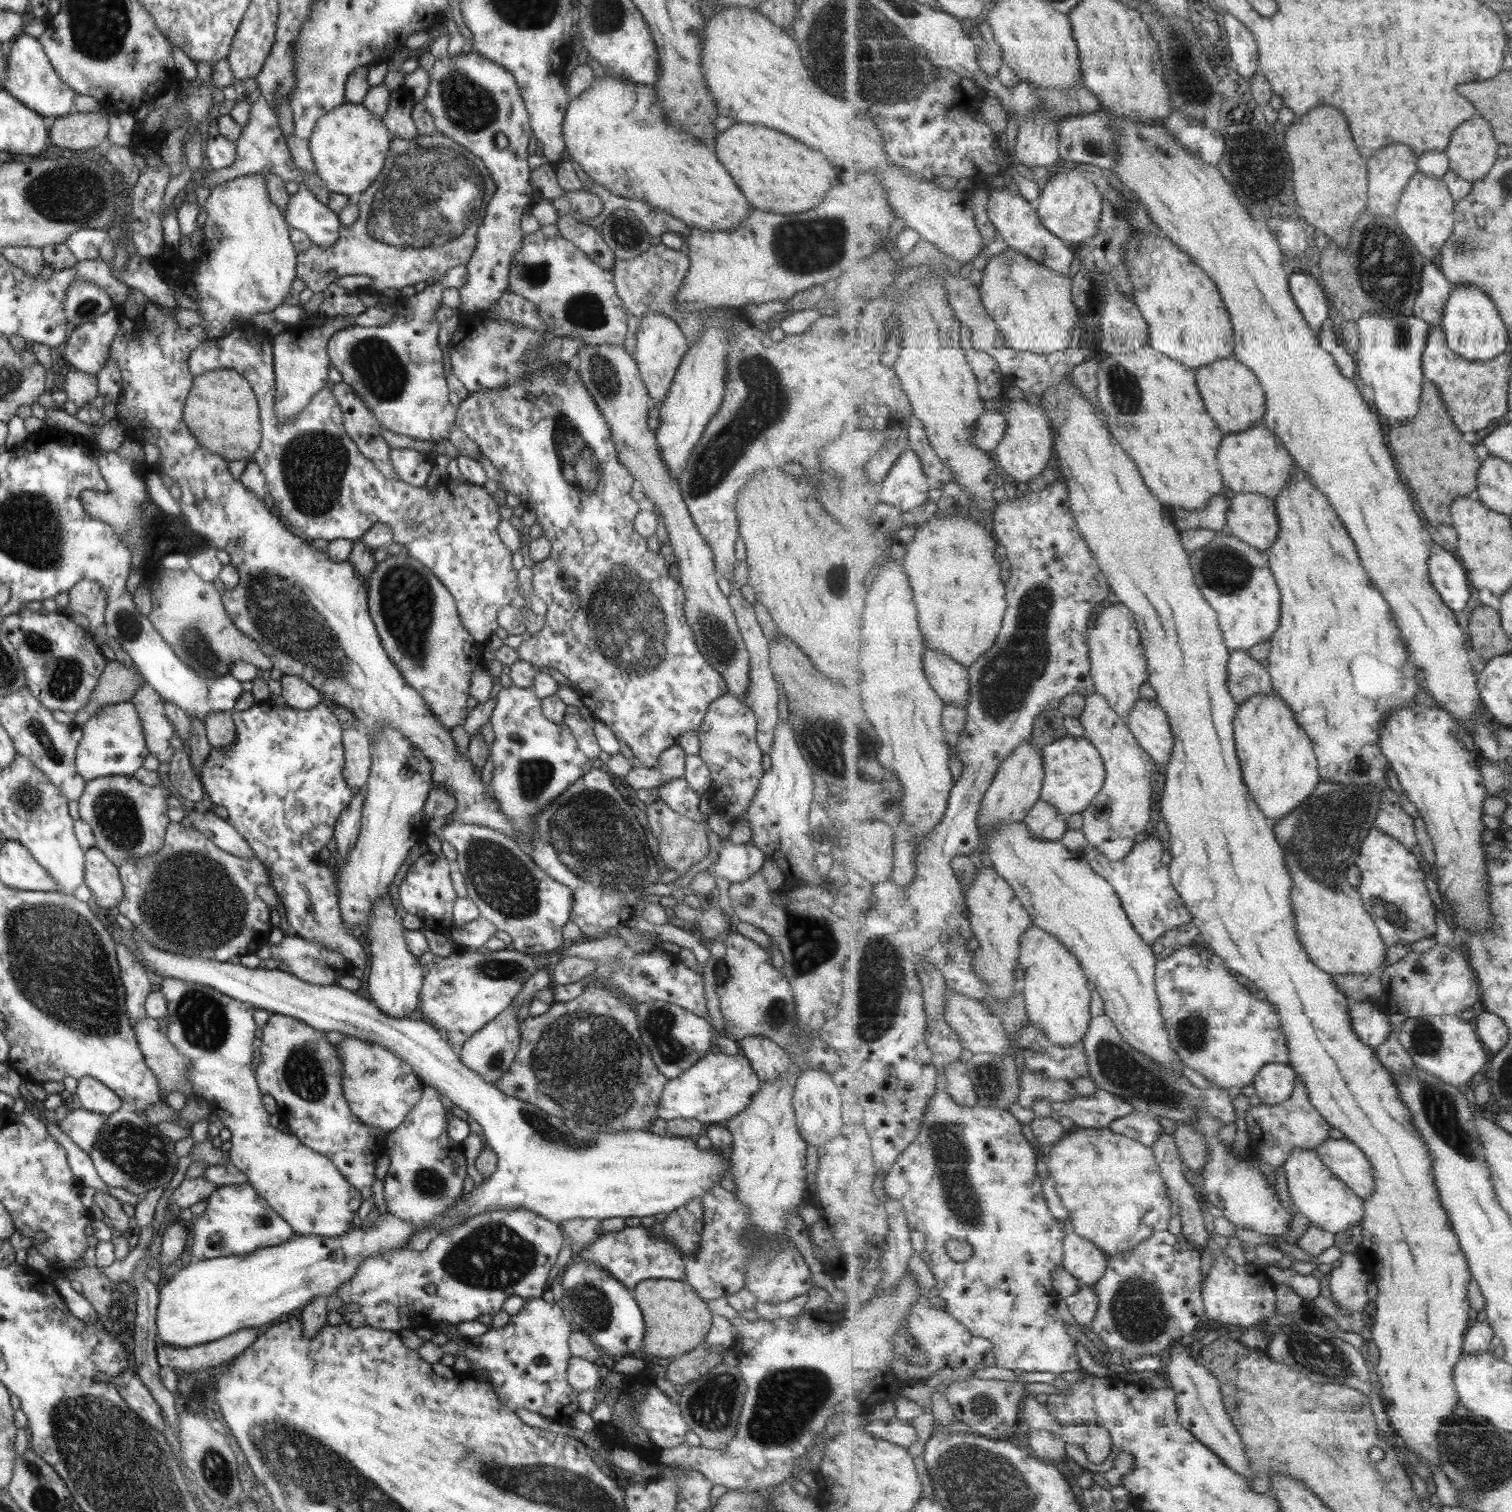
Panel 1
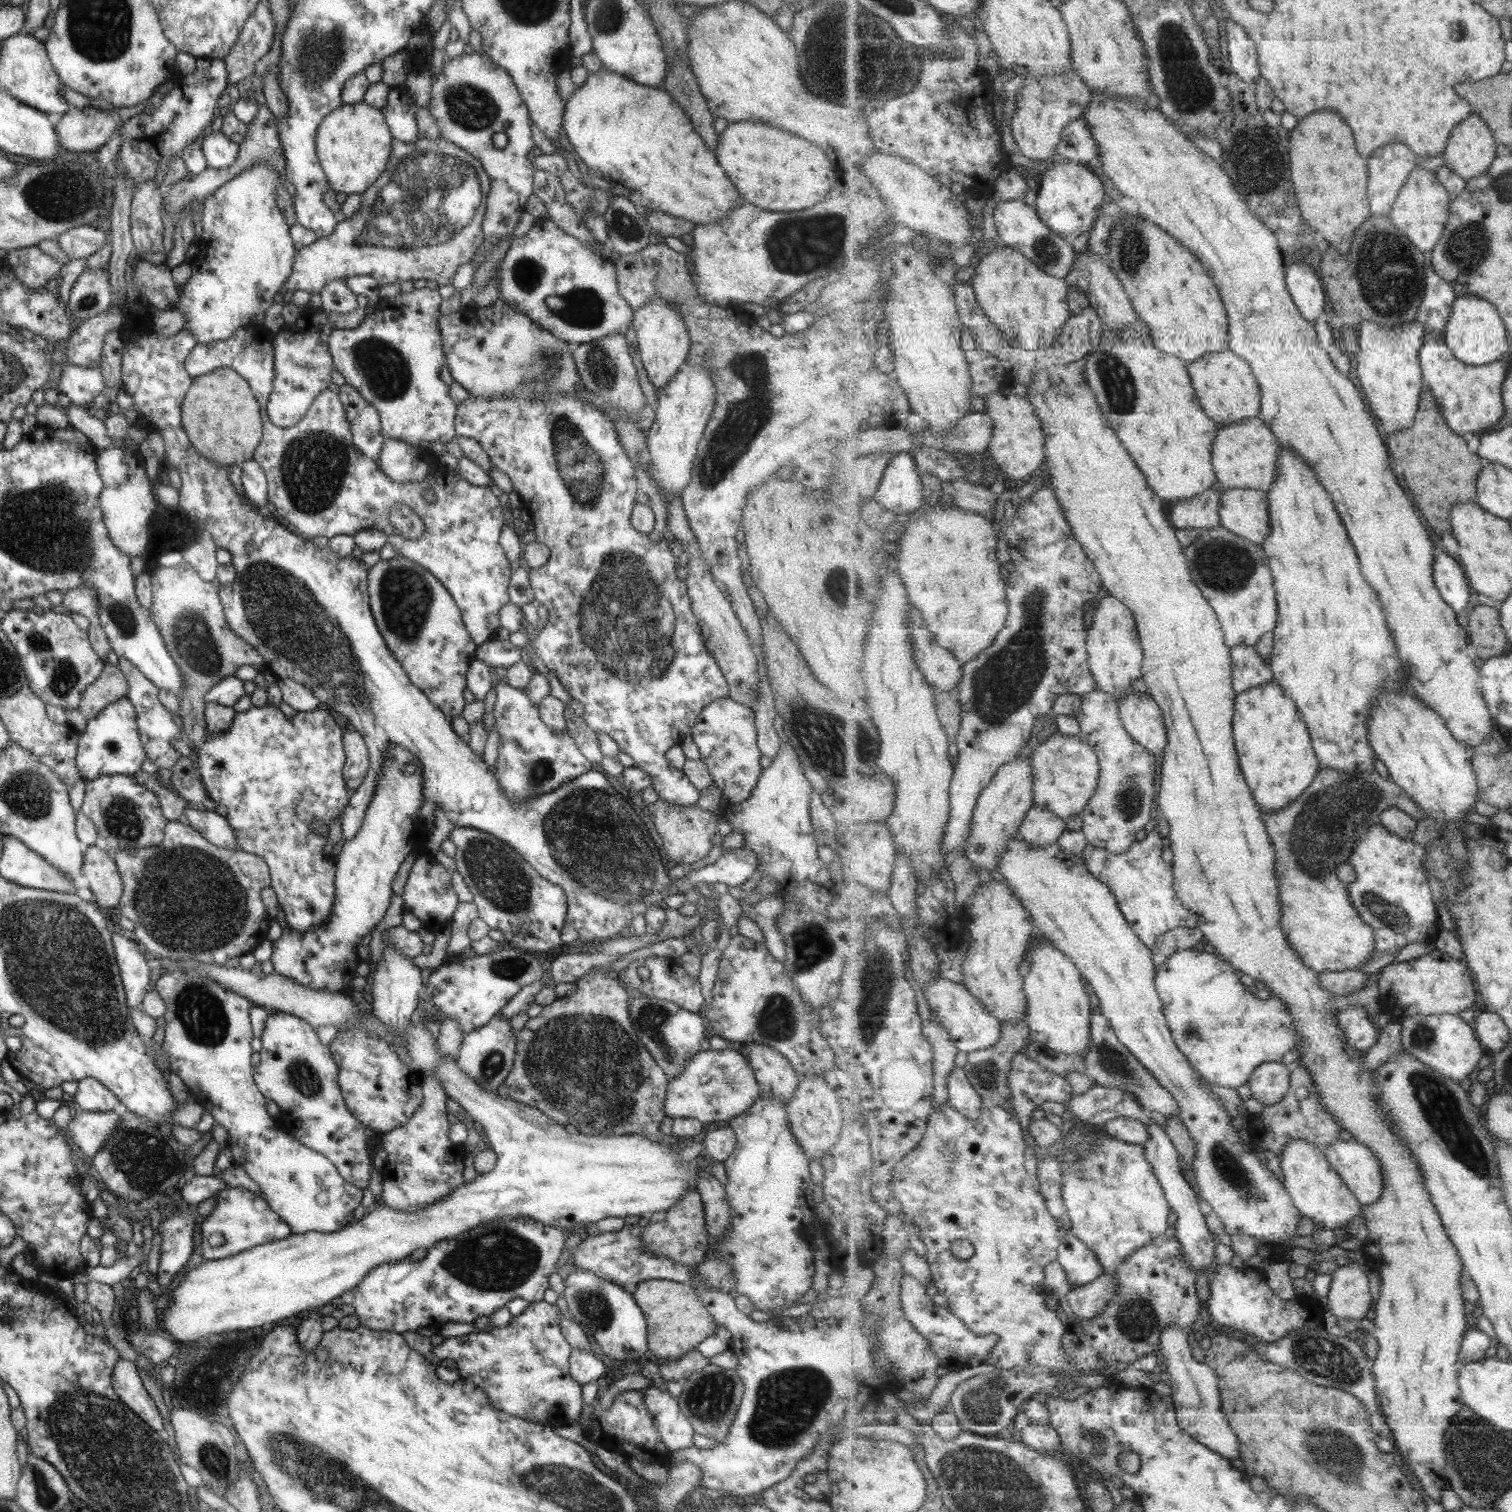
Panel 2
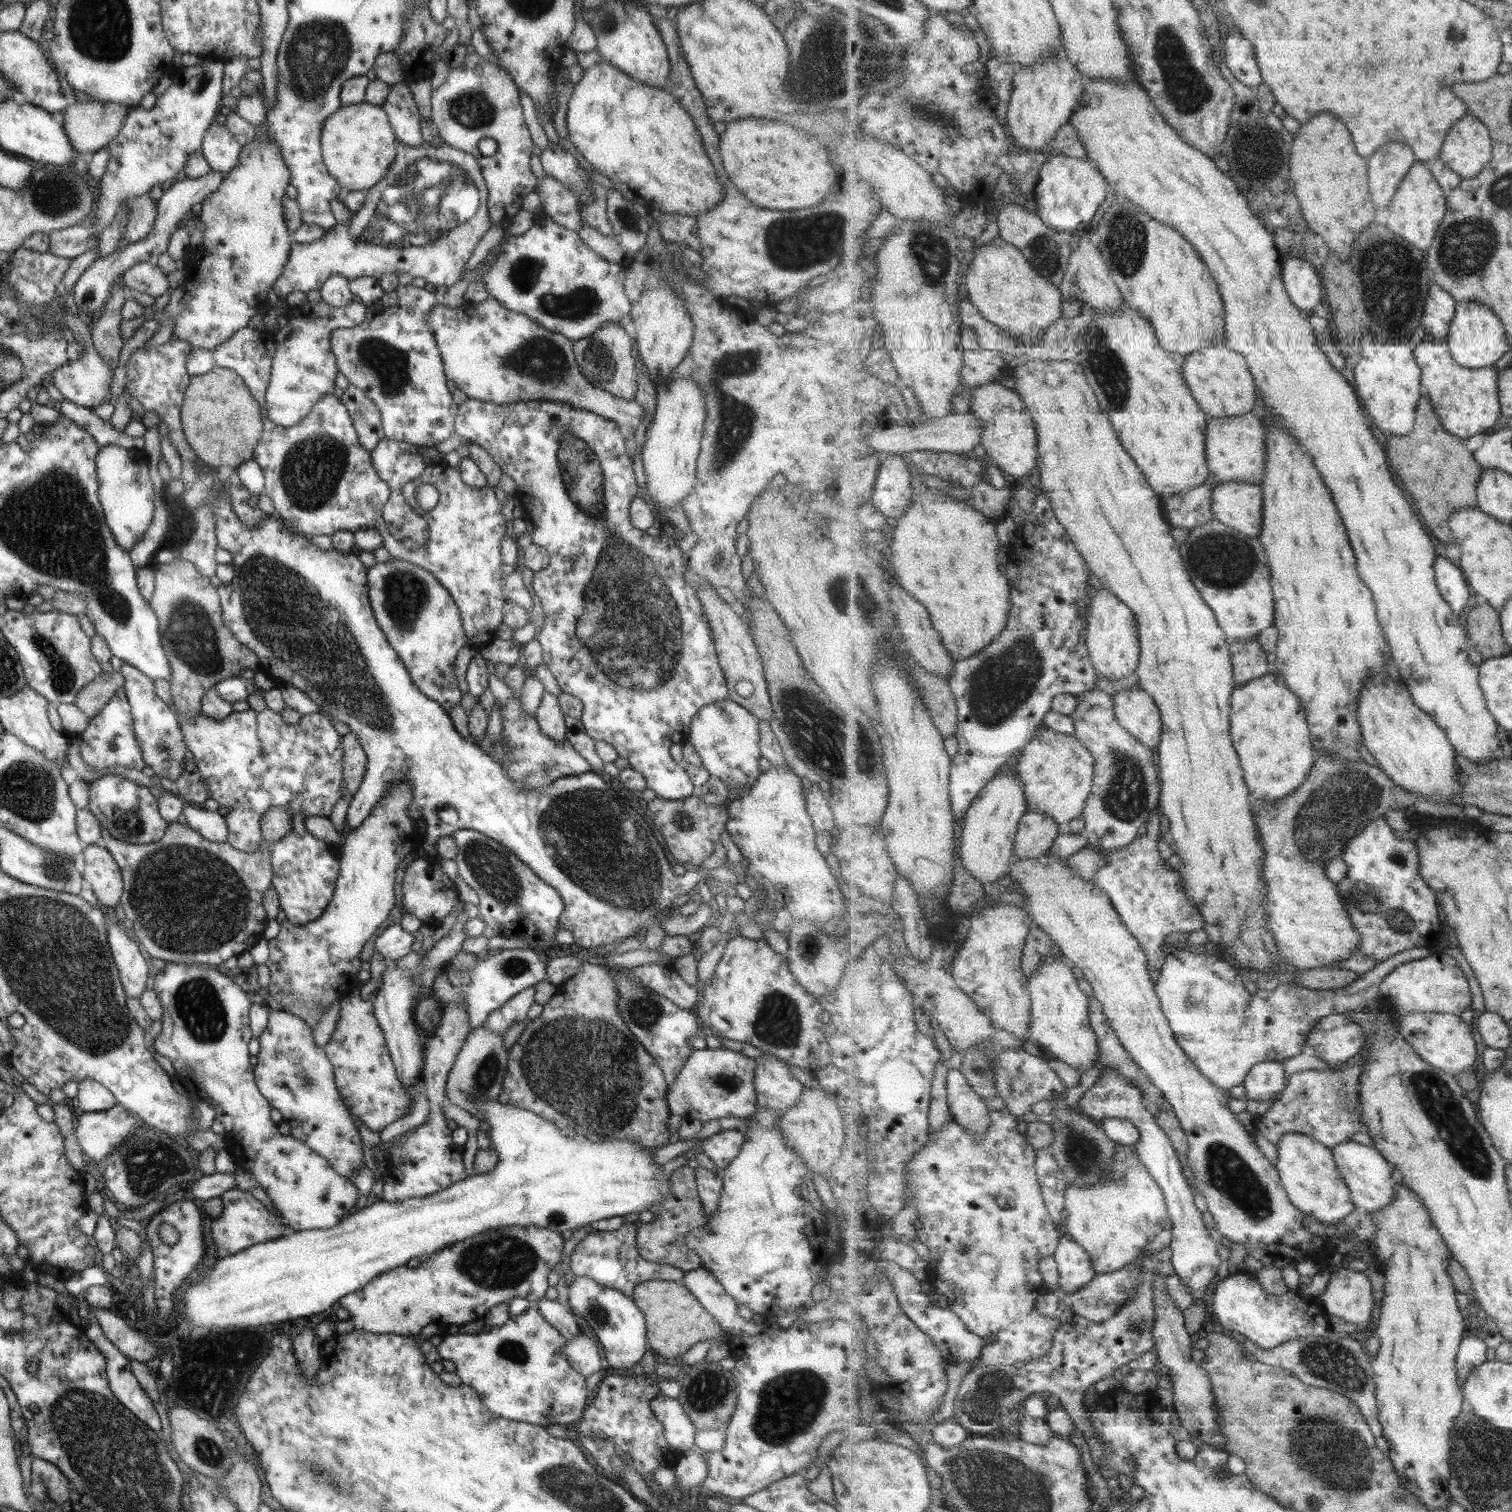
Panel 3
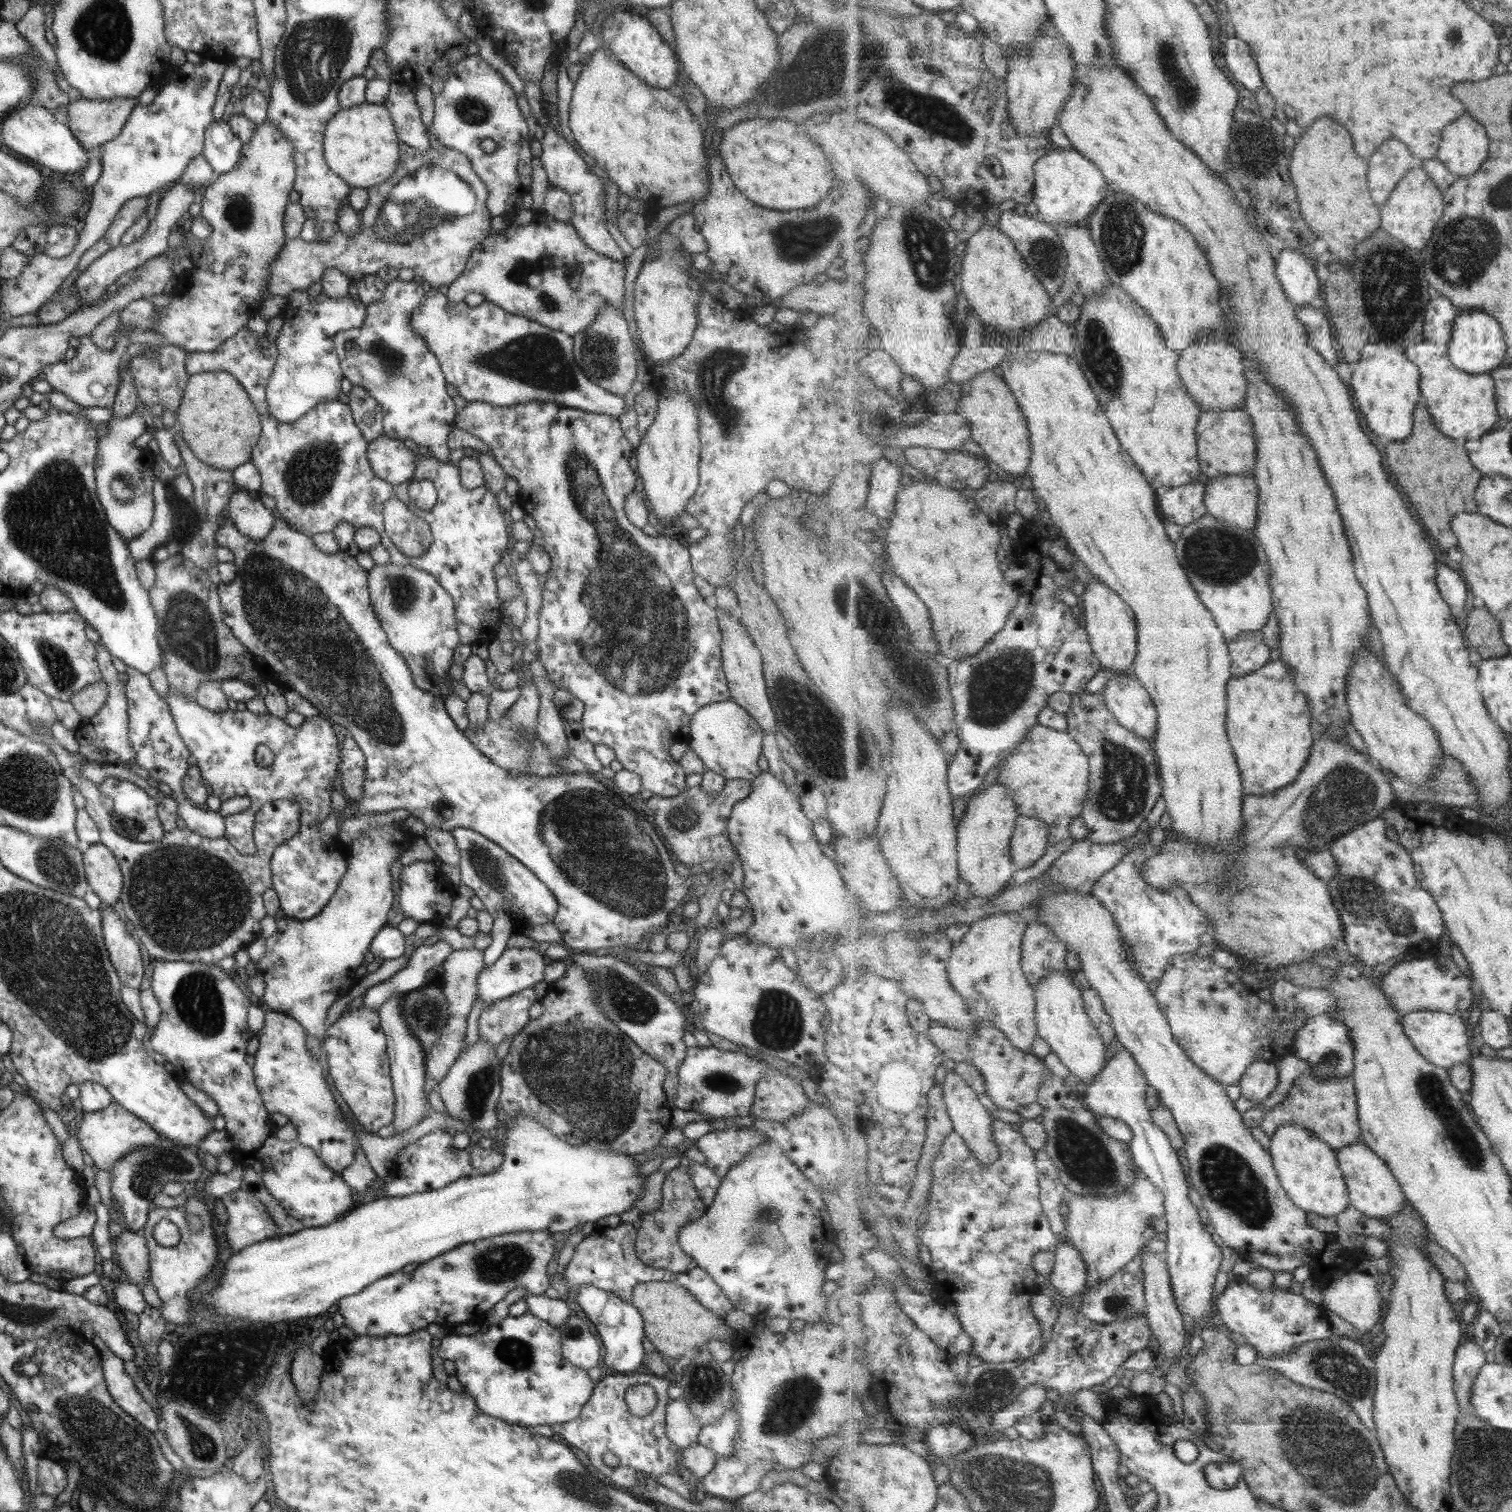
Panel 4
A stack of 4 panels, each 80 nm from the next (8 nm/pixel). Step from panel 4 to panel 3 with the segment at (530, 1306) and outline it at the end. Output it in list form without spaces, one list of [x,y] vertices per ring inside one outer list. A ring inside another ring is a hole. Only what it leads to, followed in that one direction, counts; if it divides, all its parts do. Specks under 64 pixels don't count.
[[[545,1298],[534,1302],[539,1317],[543,1321],[549,1323],[557,1333],[566,1339],[573,1338],[575,1335],[581,1334],[575,1318],[569,1308],[565,1308],[563,1304],[559,1304],[557,1300],[546,1300]]]

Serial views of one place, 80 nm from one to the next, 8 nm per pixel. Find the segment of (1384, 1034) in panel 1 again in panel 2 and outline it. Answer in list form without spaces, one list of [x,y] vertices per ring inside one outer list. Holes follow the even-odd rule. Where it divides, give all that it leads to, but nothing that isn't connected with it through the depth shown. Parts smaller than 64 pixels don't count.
[[[1350,1006],[1336,1016],[1336,1024],[1344,1027],[1346,1040],[1353,1048],[1358,1048],[1359,1050],[1369,1049],[1377,1042],[1377,1034],[1381,1032],[1381,1029],[1377,1031],[1377,1026],[1371,1022],[1369,1015],[1370,1012],[1364,1006]]]

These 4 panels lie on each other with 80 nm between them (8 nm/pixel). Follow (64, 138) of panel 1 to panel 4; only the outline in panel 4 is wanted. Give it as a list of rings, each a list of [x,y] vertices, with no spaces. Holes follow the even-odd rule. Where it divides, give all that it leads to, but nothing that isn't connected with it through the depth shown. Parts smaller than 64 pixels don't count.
[[[85,98],[67,104],[68,130],[88,152],[115,138],[129,118],[137,98],[112,98],[94,101]]]

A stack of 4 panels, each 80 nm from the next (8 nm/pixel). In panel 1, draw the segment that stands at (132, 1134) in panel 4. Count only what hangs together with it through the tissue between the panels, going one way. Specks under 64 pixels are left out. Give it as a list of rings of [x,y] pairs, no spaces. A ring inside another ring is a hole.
[[[70,1107],[66,1117],[56,1123],[61,1132],[69,1136],[75,1146],[78,1146],[85,1154],[89,1154],[104,1127],[106,1117],[106,1115],[83,1110],[81,1107],[77,1109]]]

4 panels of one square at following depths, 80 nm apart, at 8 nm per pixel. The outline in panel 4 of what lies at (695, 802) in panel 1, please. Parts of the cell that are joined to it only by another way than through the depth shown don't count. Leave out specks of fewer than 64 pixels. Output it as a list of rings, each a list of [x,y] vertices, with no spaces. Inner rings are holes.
[[[469,402],[455,416],[454,427],[465,430],[487,444],[492,458],[501,470],[518,482],[519,490],[516,502],[527,516],[535,521],[532,530],[532,544],[540,546],[550,558],[550,569],[545,574],[545,585],[541,587],[541,607],[538,613],[538,631],[534,643],[537,645],[537,658],[543,666],[544,674],[556,688],[570,692],[583,702],[583,712],[579,724],[584,737],[592,744],[604,744],[614,752],[614,757],[622,768],[636,774],[641,790],[649,790],[658,797],[674,797],[686,788],[684,770],[678,761],[670,757],[668,748],[673,743],[687,742],[689,723],[696,710],[712,702],[731,700],[726,678],[722,669],[721,633],[718,614],[711,602],[699,595],[693,581],[690,554],[682,538],[671,539],[668,535],[653,538],[633,526],[624,513],[625,497],[633,491],[635,474],[629,467],[631,445],[619,429],[619,421],[612,416],[588,413],[560,406],[555,403],[521,404],[511,407],[495,407],[485,402]]]

